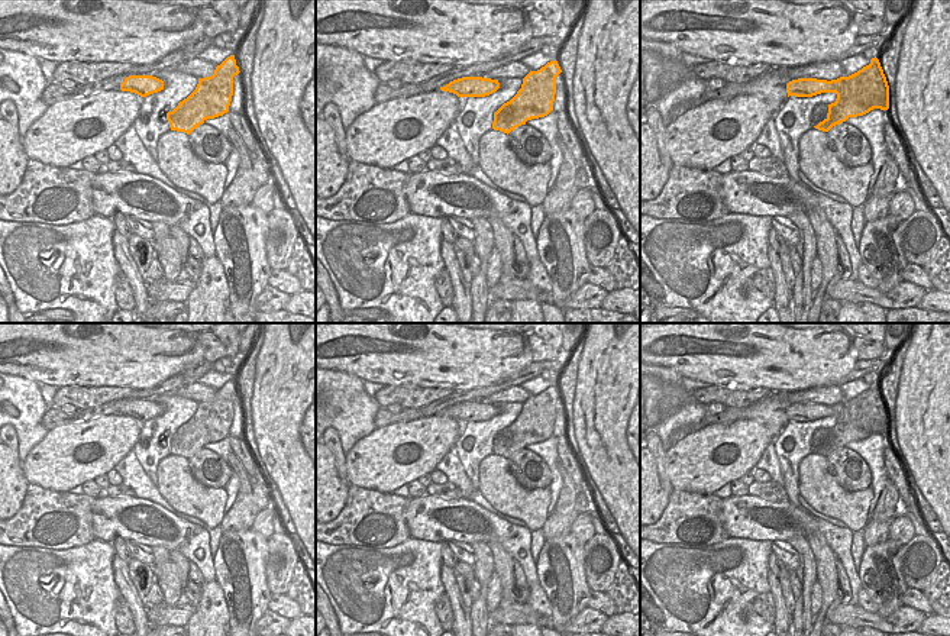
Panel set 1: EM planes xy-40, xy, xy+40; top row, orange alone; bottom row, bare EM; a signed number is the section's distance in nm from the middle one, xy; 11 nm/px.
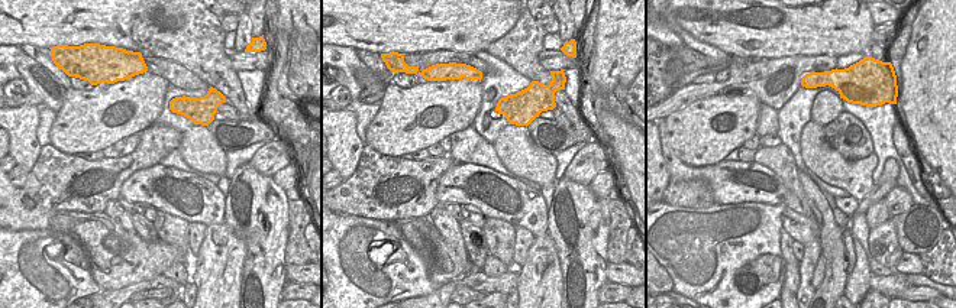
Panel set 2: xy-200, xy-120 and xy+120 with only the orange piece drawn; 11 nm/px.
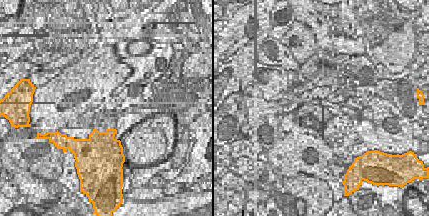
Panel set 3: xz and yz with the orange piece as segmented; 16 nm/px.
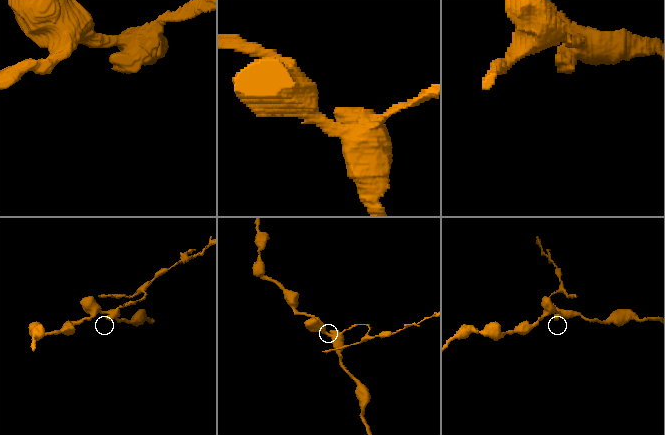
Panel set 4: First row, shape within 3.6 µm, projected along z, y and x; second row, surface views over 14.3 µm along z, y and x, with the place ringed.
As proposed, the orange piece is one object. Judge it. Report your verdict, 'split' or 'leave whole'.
split

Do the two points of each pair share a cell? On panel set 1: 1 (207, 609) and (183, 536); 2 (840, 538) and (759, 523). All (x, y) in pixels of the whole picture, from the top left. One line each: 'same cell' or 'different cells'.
1: different cells
2: same cell

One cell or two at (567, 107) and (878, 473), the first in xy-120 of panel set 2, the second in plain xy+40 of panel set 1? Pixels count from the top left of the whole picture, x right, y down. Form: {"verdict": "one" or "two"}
{"verdict": "two"}

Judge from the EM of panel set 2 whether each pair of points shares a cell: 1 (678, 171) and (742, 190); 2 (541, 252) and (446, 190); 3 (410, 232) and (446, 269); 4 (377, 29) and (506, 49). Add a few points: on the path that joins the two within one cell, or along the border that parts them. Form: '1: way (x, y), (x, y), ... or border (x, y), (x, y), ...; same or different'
1: way (694, 172), (710, 172), (726, 181); same
2: border (546, 234), (535, 237); different
3: way (420, 242), (436, 263); same
4: border (514, 25), (485, 51); different

